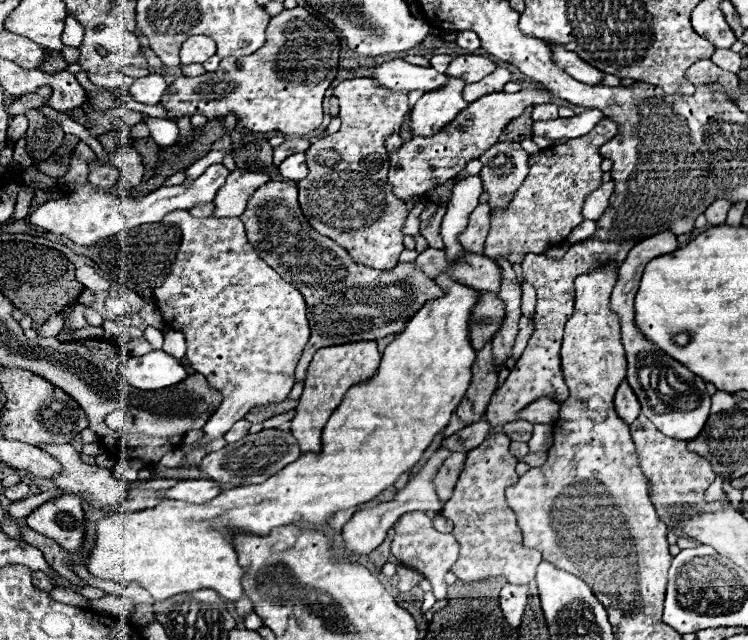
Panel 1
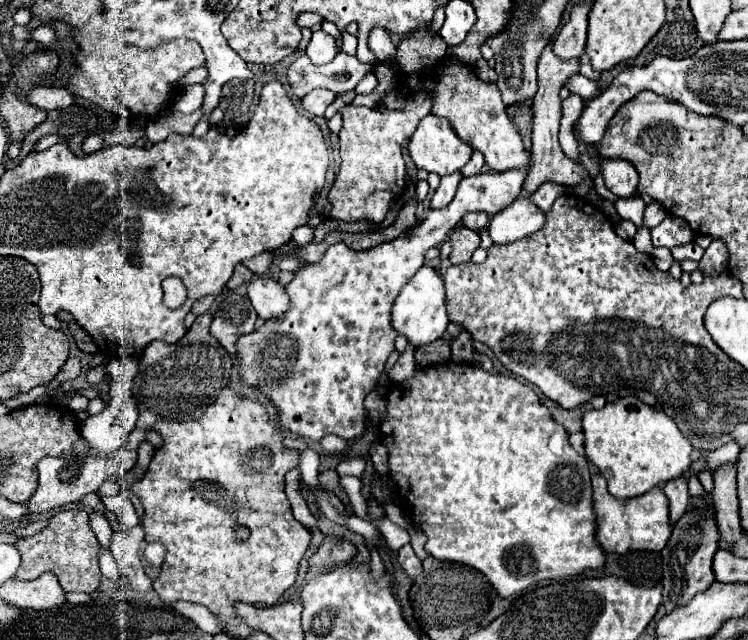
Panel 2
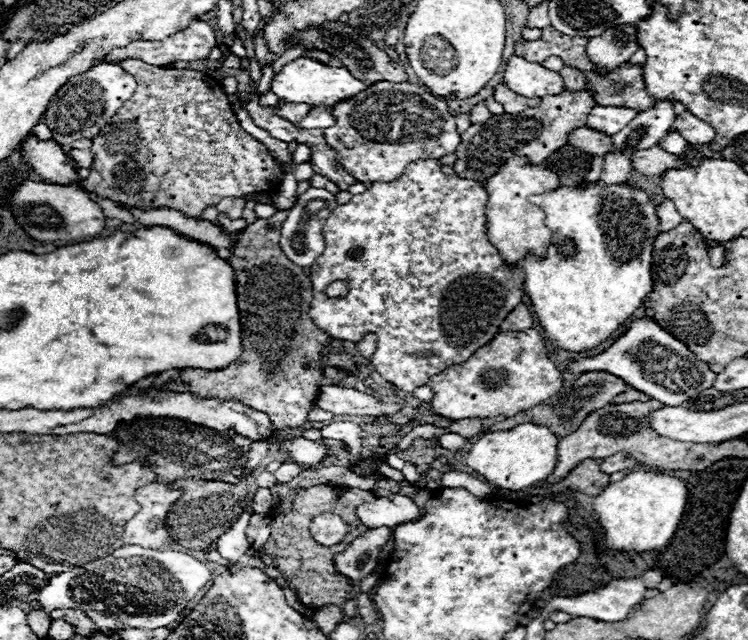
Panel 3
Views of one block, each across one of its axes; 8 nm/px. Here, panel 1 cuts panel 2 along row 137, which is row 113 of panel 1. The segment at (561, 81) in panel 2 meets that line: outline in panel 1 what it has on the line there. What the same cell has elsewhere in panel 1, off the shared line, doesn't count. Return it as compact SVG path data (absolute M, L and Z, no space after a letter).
M540 104L532 112L532 120L556 120L556 118L558 118L556 104Z

